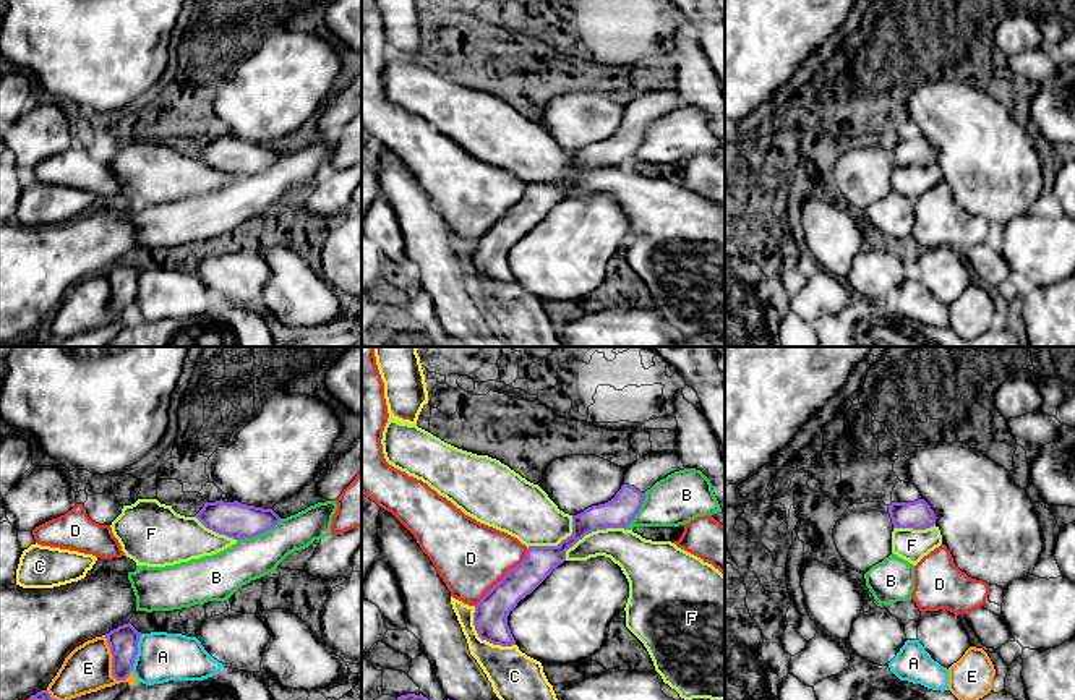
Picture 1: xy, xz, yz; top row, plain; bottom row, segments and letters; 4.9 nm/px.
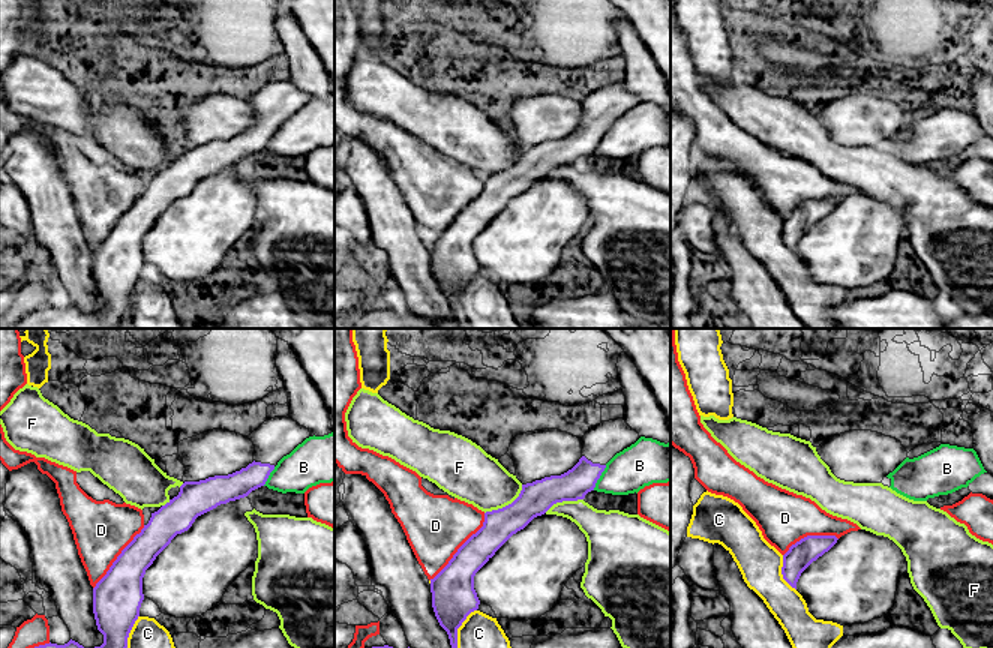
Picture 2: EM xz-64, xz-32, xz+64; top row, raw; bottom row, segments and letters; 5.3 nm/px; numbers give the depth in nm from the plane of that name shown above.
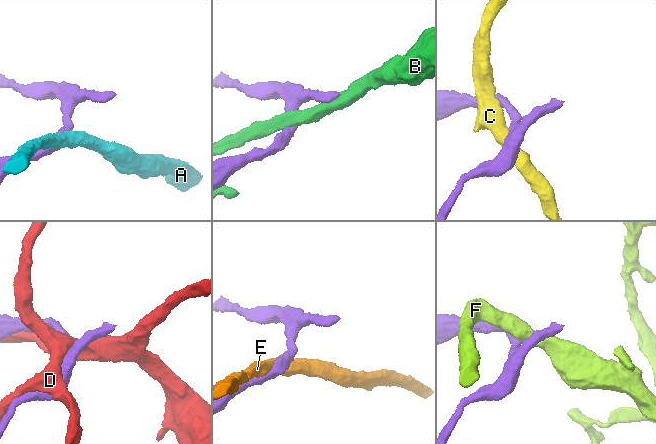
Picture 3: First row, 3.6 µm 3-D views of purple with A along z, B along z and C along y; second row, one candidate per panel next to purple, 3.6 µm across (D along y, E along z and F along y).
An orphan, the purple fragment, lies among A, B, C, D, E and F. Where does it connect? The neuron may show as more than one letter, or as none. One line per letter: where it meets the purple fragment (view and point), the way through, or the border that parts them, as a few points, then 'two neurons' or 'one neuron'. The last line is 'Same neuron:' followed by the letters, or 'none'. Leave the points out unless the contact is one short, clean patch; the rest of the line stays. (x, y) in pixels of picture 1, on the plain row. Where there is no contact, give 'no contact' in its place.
A: contact xy (137, 289); border xy (141, 271), (132, 307); two neurons
B: contact xy (260, 170); two neurons
C: contact xz (482, 276); two neurons
D: contact xz (503, 214); two neurons
E: contact xy (112, 298); two neurons
F: contact xz (591, 169); two neurons
Same neuron: none

